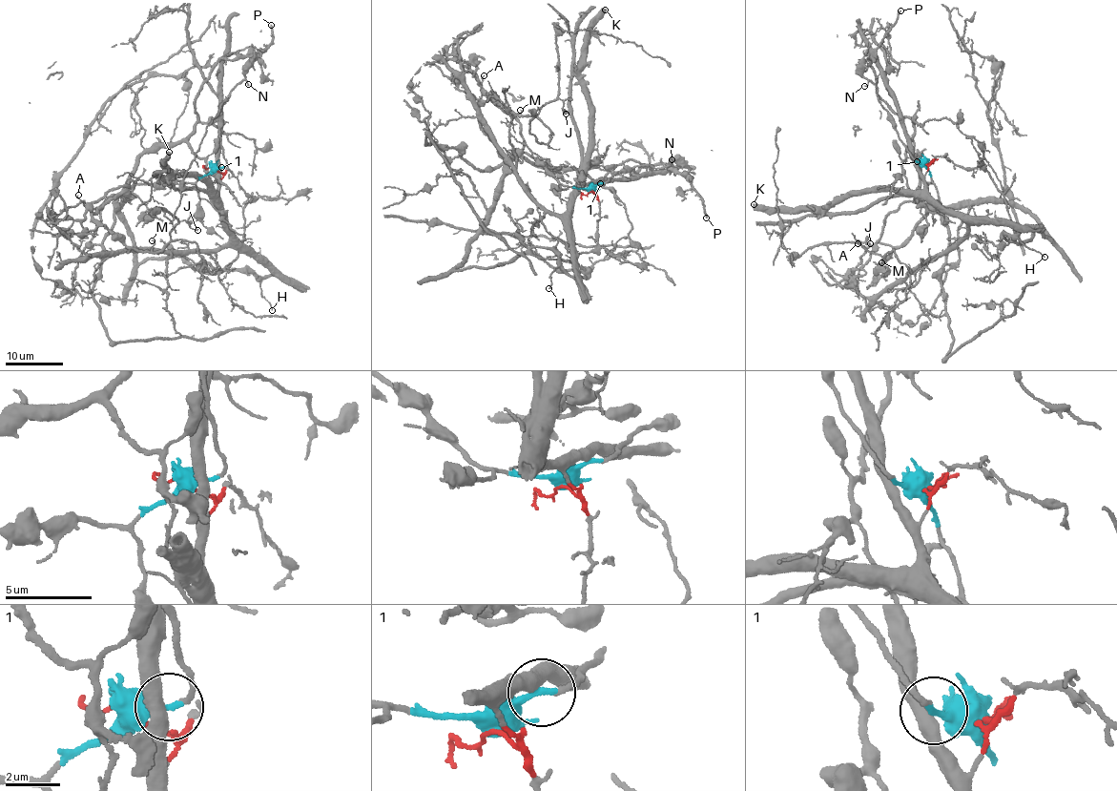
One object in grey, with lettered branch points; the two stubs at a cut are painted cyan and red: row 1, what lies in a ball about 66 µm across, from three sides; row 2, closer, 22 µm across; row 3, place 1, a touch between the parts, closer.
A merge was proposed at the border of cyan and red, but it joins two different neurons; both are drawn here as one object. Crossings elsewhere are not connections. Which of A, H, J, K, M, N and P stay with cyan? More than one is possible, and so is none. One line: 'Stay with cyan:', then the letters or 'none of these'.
Stay with cyan: A, H, J, M, N, P

